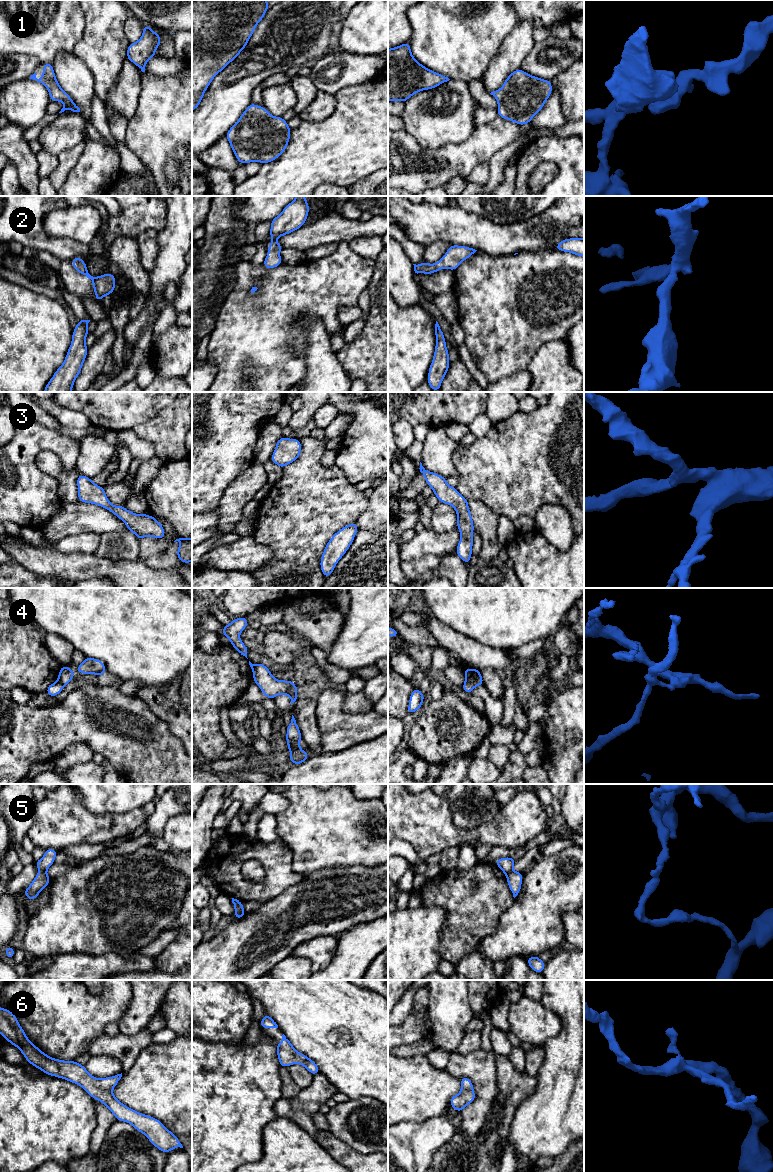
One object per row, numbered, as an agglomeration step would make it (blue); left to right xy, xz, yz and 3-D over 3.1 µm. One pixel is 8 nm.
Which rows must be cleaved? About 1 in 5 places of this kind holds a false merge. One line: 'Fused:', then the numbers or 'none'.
Fused: 4, 5

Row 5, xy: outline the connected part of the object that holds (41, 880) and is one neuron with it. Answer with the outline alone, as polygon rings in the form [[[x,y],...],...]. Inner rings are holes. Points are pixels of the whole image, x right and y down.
[[[40,872],[36,875],[32,883],[23,892],[26,897],[33,901],[39,893],[51,882],[51,879],[46,872]]]

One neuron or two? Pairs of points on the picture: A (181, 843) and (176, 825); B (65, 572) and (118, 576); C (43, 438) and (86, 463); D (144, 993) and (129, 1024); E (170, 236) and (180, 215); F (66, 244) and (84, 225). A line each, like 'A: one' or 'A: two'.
A: one
B: one
C: two
D: one
E: one
F: two

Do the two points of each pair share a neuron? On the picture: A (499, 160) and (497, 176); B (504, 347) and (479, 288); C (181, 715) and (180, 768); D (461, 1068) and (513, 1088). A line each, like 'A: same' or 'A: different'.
A: same
B: same
C: different
D: different

